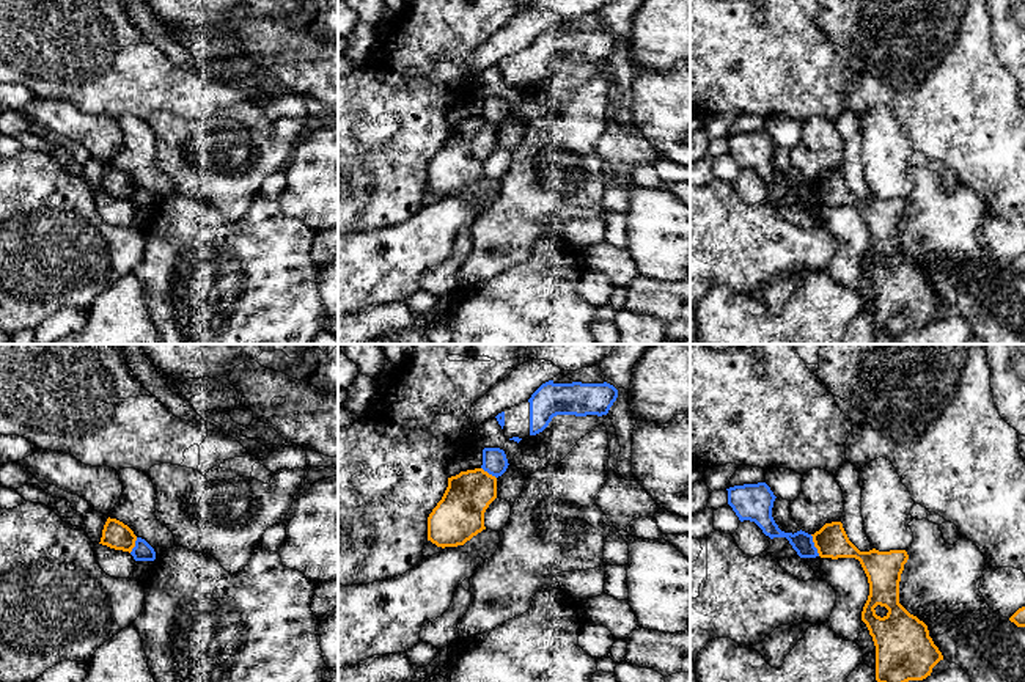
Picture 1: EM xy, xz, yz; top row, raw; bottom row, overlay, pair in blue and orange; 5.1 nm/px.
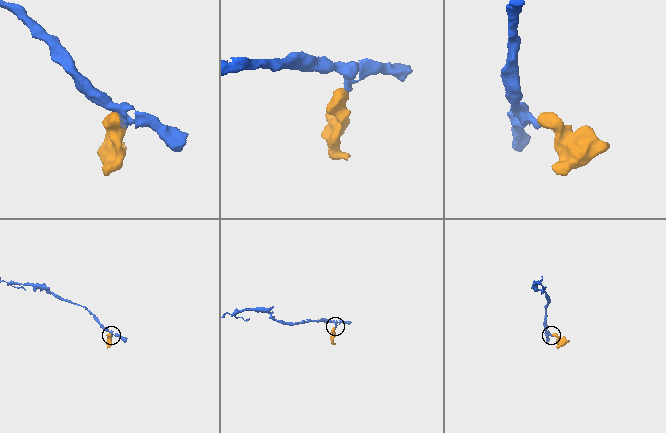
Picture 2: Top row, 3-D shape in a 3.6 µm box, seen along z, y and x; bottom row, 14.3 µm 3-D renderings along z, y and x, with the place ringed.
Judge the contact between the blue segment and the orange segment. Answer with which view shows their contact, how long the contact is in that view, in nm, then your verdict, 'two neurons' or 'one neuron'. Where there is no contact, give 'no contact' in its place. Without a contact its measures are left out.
contact in yz; length 120 nm; two neurons

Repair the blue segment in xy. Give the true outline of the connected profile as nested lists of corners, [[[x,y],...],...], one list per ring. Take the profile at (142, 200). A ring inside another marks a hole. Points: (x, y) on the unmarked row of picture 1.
[[[137,185],[135,195],[132,196],[130,203],[135,209],[154,209],[156,200],[154,196],[141,185]]]

